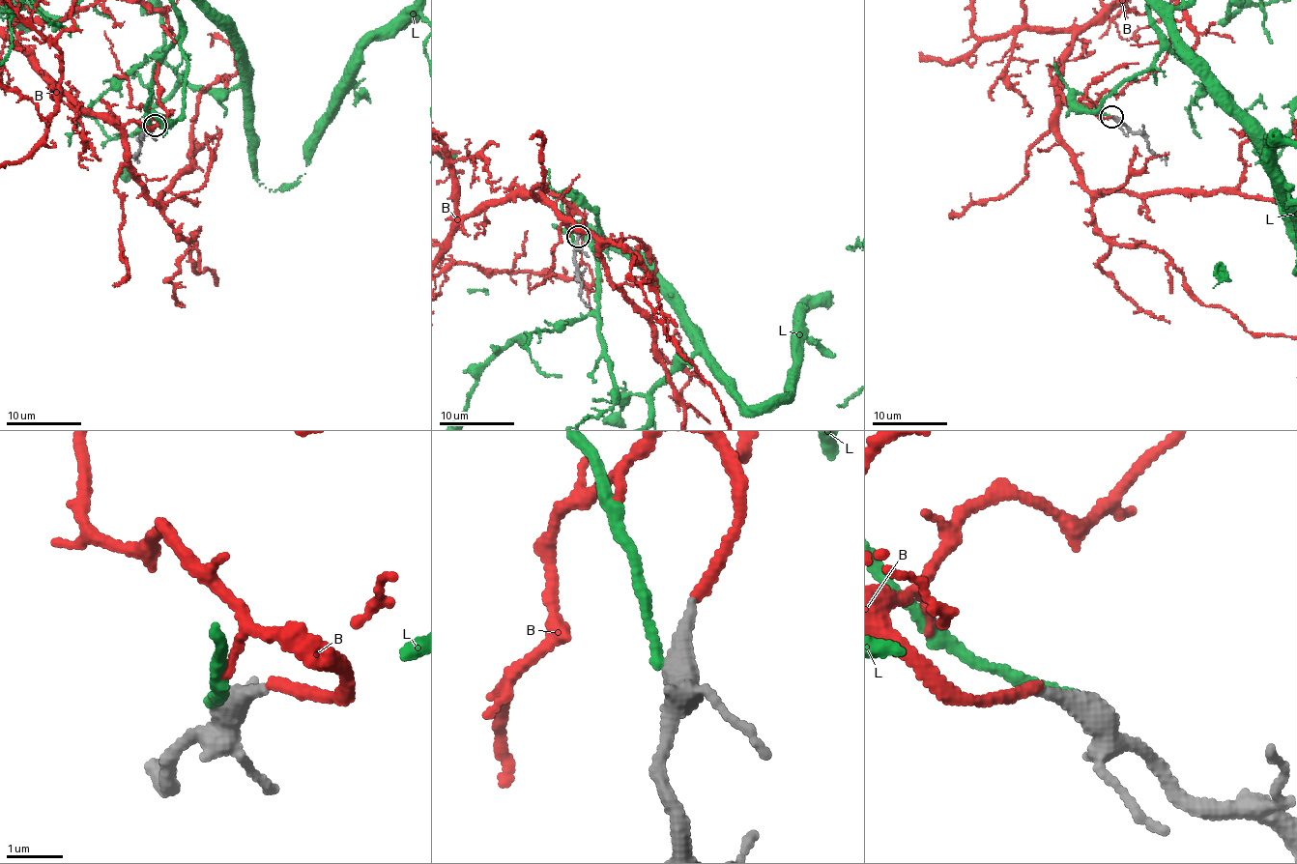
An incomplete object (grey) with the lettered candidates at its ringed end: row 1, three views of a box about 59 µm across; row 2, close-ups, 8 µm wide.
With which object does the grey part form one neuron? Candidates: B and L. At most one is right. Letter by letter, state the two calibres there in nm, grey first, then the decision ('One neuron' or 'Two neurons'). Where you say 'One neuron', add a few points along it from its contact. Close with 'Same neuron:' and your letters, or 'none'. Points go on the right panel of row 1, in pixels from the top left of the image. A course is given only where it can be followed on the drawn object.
B: Thickness 260 nm (grey) against 200 nm. One neuron
L: Thickness 360 nm (grey) against 160 nm. Two neurons
Same neuron: B

